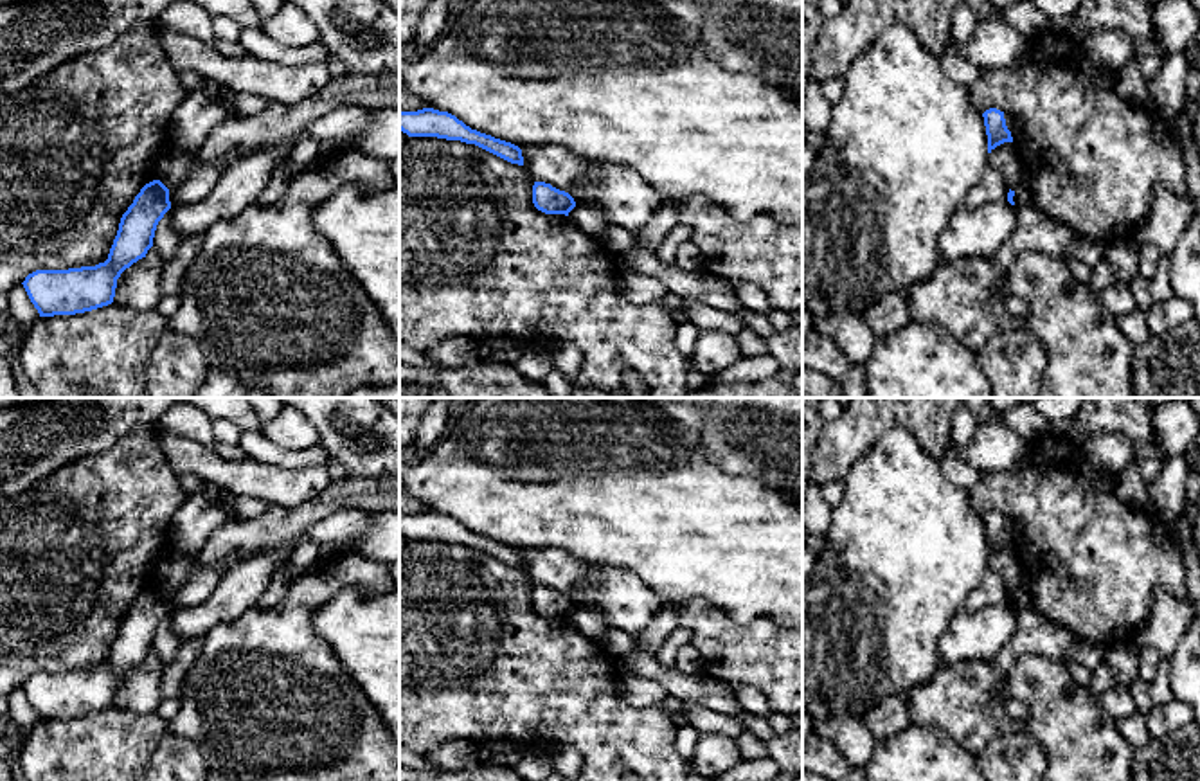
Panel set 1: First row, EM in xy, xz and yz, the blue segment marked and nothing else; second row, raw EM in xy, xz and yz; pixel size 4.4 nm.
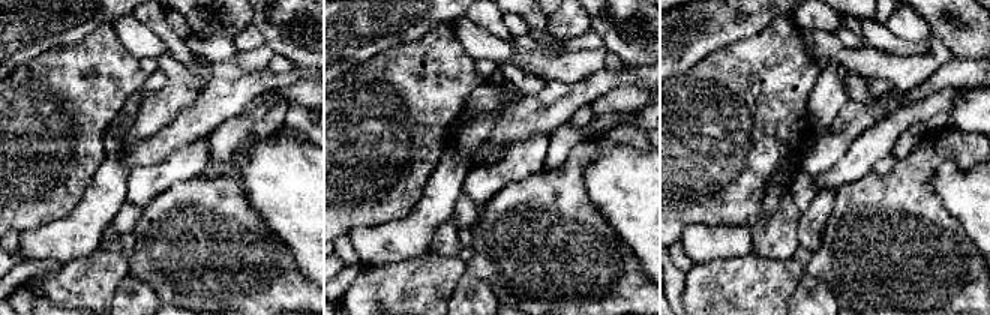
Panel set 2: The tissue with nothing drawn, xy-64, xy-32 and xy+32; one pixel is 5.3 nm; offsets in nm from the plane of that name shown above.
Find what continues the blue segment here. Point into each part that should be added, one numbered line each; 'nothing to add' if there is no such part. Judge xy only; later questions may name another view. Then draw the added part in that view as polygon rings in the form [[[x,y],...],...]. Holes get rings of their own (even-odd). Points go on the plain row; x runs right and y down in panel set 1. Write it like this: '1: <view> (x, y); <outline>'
nothing to add

